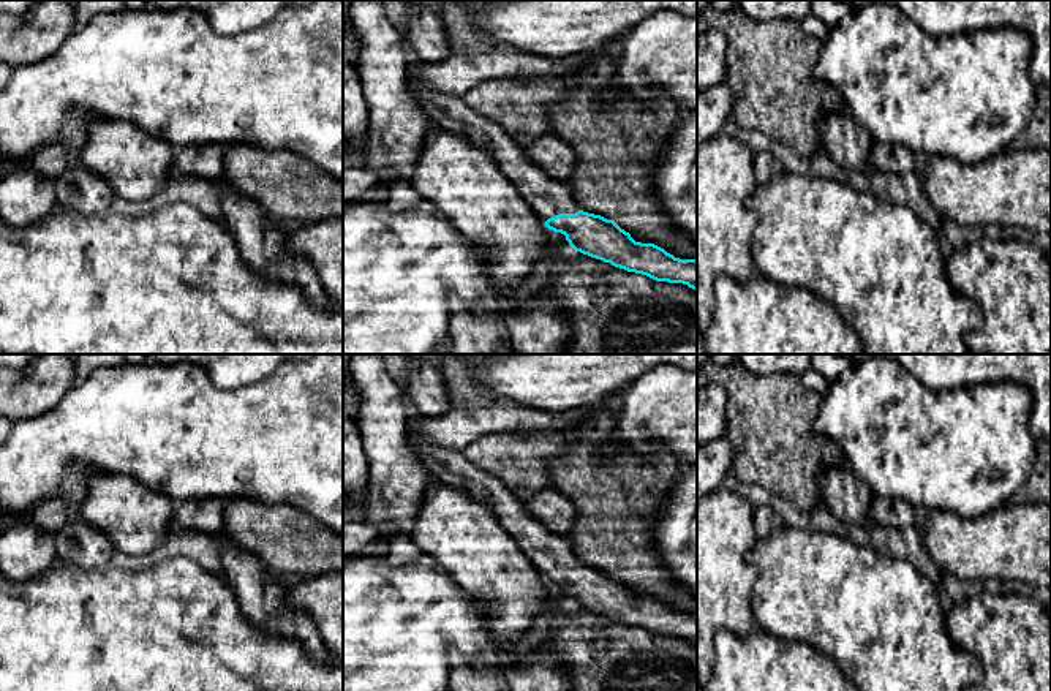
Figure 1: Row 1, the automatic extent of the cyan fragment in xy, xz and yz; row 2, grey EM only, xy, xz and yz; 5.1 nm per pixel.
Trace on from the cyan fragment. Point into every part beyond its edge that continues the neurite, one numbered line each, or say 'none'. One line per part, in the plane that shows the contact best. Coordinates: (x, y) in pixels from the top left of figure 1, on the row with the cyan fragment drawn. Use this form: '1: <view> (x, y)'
1: xz (550, 196)

